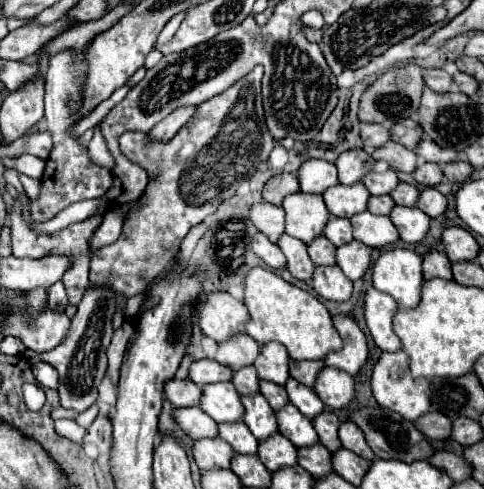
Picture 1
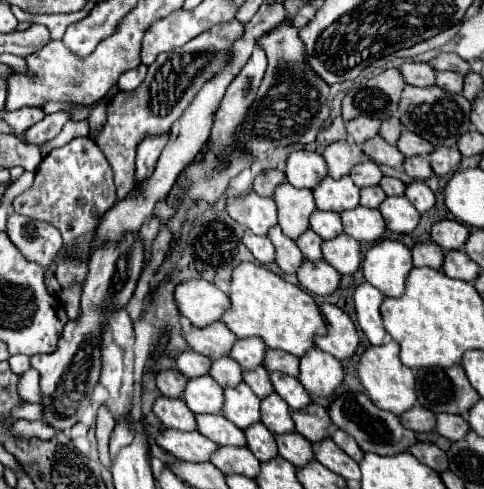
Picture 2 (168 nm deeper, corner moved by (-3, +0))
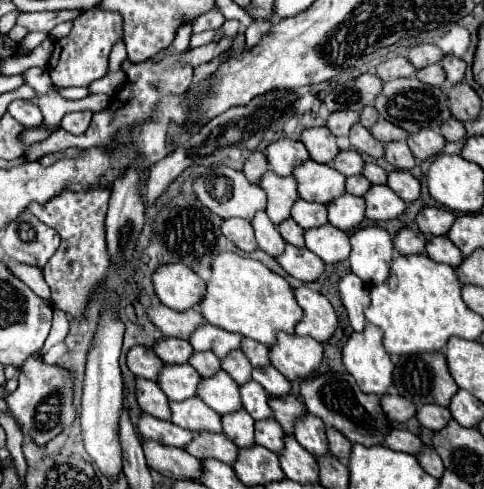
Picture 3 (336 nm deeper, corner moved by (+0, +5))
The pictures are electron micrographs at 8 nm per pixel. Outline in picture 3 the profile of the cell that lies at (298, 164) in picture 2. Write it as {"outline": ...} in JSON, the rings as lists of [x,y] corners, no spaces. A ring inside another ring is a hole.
{"outline":[[[279,139],[271,143],[265,151],[267,161],[271,165],[271,171],[281,177],[291,177],[295,167],[299,167],[303,161],[309,161],[309,153],[301,141],[291,139]]]}

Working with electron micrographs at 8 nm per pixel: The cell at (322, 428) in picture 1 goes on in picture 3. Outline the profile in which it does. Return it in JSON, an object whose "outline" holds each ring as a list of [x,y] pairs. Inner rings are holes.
{"outline":[[[287,395],[287,397],[269,397],[269,405],[275,413],[275,419],[283,427],[287,435],[293,435],[295,421],[307,413],[307,407],[297,395]]]}

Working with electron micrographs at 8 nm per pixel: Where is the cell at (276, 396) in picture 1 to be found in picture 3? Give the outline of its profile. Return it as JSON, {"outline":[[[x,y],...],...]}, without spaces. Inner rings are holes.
{"outline":[[[233,351],[231,355],[227,355],[225,359],[221,359],[223,371],[227,371],[239,385],[243,385],[243,381],[251,381],[251,361],[247,361],[243,351]]]}

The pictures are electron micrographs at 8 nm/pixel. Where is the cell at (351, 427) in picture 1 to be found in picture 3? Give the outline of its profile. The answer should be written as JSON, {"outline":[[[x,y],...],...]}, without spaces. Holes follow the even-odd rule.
{"outline":[[[327,427],[327,439],[329,439],[329,449],[331,453],[339,459],[339,457],[351,457],[351,443],[347,441],[347,437],[343,437],[337,429]]]}

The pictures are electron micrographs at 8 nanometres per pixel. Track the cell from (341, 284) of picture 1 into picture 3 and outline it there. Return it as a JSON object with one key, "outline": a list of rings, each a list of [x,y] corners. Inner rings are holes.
{"outline":[[[287,245],[287,249],[283,251],[283,255],[277,257],[277,261],[291,277],[301,279],[305,283],[317,281],[319,275],[325,271],[325,263],[315,253],[293,245]]]}

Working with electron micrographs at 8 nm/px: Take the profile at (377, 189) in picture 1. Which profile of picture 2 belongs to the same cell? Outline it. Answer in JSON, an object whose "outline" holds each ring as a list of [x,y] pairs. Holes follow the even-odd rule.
{"outline":[[[364,160],[350,170],[350,178],[354,180],[356,186],[366,188],[366,186],[376,186],[382,178],[382,172],[380,172],[378,164],[374,164],[372,160]]]}

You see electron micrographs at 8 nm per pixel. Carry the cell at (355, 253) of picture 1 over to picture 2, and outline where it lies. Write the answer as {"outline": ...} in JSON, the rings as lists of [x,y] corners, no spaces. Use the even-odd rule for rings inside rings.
{"outline":[[[340,234],[332,240],[322,242],[322,256],[340,274],[354,274],[362,262],[360,242],[356,242],[348,234]]]}

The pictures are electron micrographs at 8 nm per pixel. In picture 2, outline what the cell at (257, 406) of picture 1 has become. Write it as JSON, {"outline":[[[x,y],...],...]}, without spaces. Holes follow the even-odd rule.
{"outline":[[[240,382],[236,388],[224,388],[222,414],[238,428],[246,428],[258,422],[258,396]]]}

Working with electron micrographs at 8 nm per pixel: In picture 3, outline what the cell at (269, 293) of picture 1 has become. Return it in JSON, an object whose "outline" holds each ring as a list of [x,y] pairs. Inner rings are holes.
{"outline":[[[221,253],[215,257],[213,275],[207,281],[207,295],[199,307],[207,323],[225,331],[241,333],[269,347],[271,341],[275,341],[275,333],[295,333],[295,325],[303,319],[303,309],[299,309],[293,287],[287,279],[255,259],[235,253]]]}

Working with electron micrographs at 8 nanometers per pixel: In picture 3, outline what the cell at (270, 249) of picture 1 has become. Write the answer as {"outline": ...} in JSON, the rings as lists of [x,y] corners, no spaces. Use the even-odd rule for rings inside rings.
{"outline":[[[225,219],[223,225],[221,225],[221,231],[241,251],[251,253],[251,251],[257,249],[257,245],[255,245],[255,231],[251,229],[251,223],[247,219]]]}

